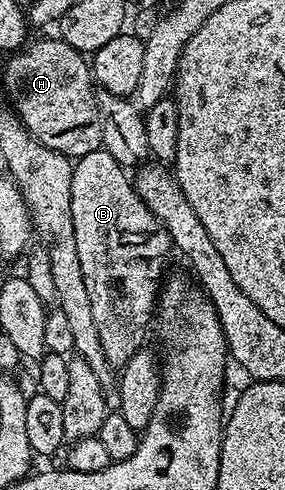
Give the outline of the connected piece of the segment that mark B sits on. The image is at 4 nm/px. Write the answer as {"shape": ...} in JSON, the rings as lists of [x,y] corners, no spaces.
{"shape":[[[98,148],[90,151],[90,155],[82,155],[73,164],[72,182],[70,183],[70,215],[74,219],[74,243],[78,247],[78,263],[82,263],[82,279],[86,283],[86,291],[90,295],[90,311],[94,315],[94,327],[98,327],[98,339],[102,339],[102,351],[106,351],[106,359],[114,367],[123,367],[134,354],[142,349],[145,344],[144,332],[148,329],[148,312],[153,312],[158,298],[162,292],[160,280],[164,277],[164,264],[168,261],[168,252],[173,252],[174,246],[172,236],[168,233],[167,225],[163,225],[158,218],[146,207],[139,195],[136,193],[136,187],[131,176],[127,177],[125,166],[114,159],[105,149]]]}

